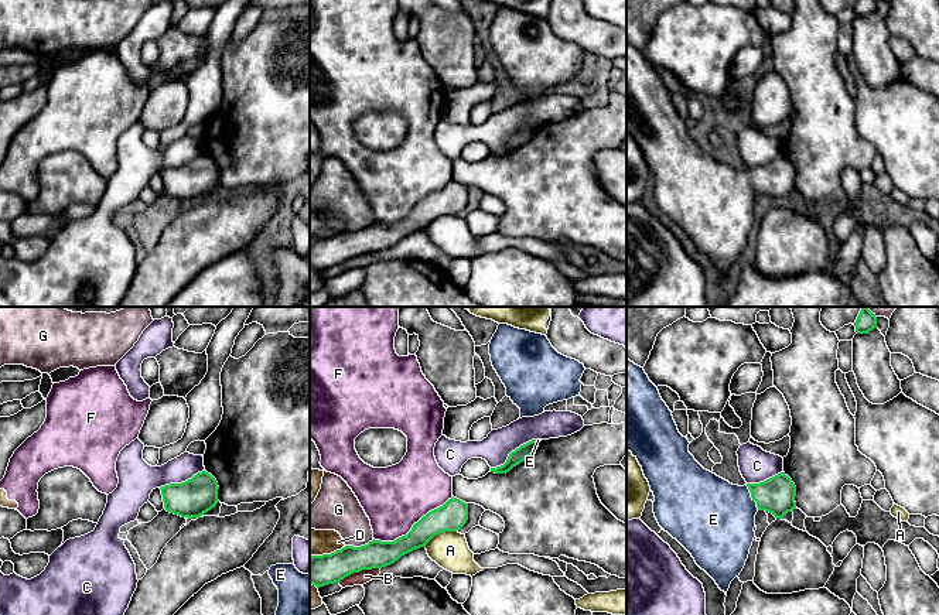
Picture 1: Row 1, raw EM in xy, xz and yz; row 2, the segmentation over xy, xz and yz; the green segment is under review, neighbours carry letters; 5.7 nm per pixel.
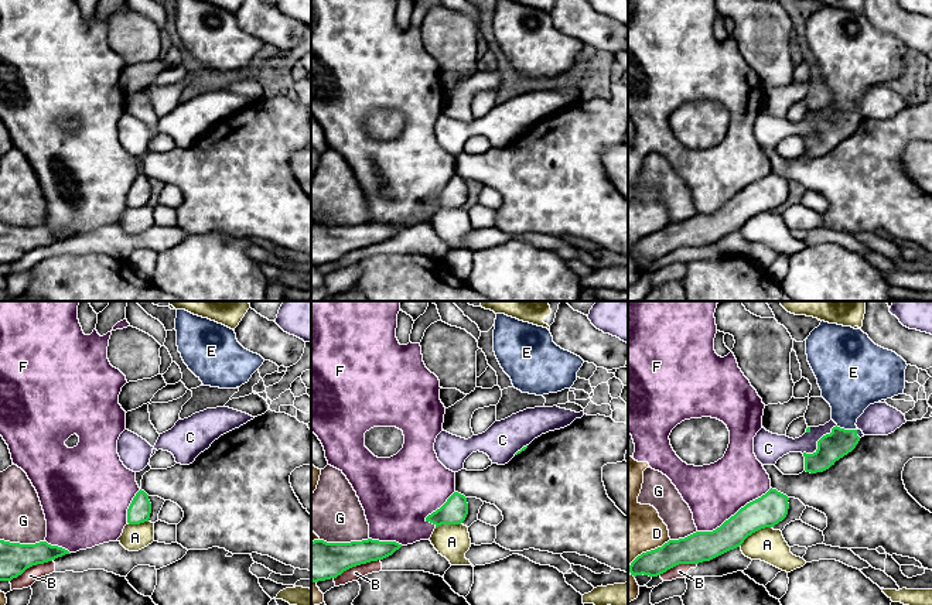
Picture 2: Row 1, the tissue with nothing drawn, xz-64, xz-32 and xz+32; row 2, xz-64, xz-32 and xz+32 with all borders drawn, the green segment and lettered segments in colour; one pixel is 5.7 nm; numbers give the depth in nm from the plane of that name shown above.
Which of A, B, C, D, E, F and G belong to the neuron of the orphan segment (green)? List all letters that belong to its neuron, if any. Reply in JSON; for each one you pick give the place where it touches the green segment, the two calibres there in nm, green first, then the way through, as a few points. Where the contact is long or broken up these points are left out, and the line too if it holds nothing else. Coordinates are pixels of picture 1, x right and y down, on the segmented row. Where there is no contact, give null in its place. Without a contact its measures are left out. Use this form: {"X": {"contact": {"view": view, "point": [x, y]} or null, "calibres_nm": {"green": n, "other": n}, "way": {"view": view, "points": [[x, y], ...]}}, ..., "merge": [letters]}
{"E": {"contact": {"view": "yz", "point": [751, 496]}, "calibres_nm": {"green": 200, "other": 460}, "way": {"view": "yz", "points": [[777, 495], [751, 496], [723, 512], [714, 520]]}}, "merge": ["E"]}

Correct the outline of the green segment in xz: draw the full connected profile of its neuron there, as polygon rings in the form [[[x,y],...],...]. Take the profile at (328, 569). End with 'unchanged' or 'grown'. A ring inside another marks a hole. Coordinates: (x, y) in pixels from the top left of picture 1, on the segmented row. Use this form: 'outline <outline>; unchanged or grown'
outline [[[451,498],[443,506],[428,512],[412,530],[395,541],[372,540],[365,546],[345,546],[331,554],[310,557],[310,584],[317,588],[335,584],[362,570],[382,568],[402,556],[426,547],[437,534],[460,530],[468,520],[468,503]]]; unchanged

